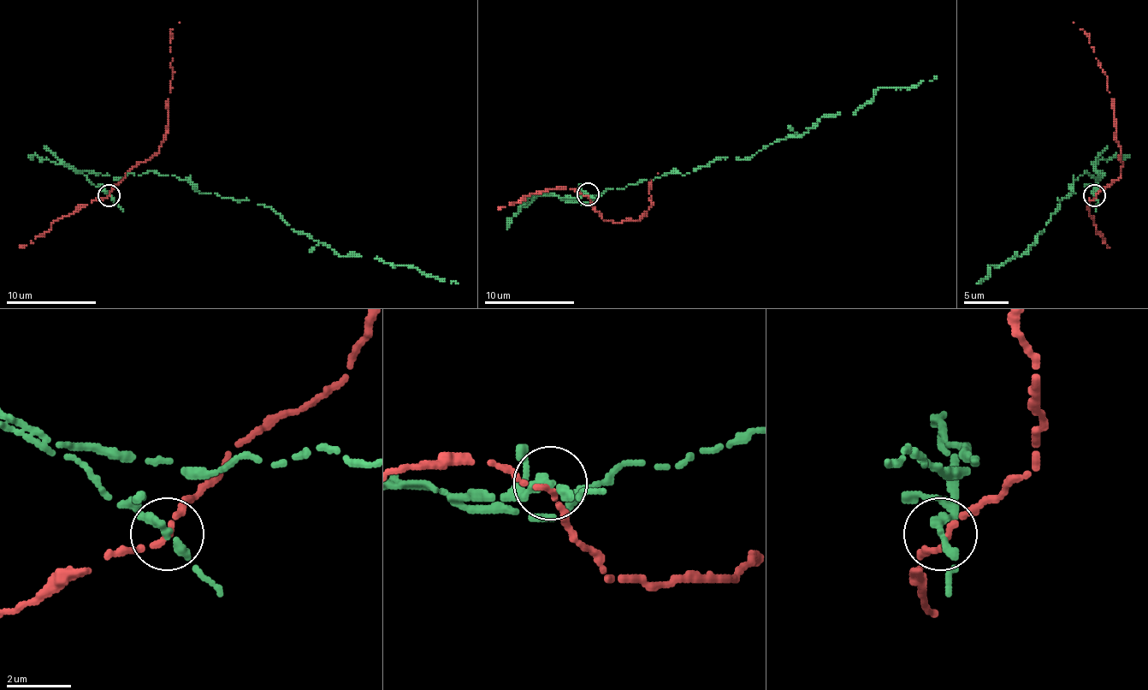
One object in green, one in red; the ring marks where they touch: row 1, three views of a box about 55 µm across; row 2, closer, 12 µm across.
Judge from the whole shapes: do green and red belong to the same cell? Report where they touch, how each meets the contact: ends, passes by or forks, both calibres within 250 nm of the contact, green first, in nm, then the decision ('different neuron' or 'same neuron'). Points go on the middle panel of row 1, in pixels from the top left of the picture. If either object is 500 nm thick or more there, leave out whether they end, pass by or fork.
(588, 193) | green ends | red passes by | 360/170 nm | different neuron

